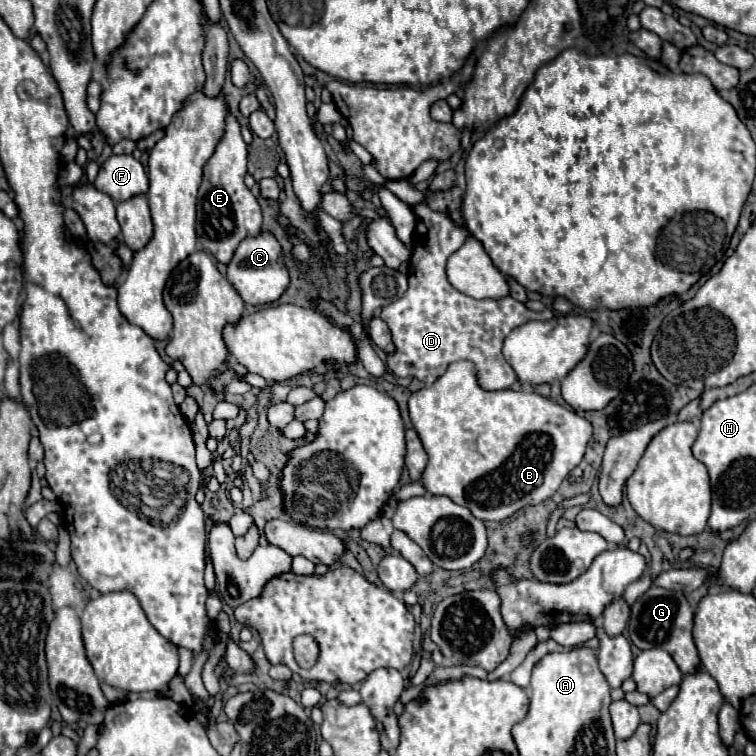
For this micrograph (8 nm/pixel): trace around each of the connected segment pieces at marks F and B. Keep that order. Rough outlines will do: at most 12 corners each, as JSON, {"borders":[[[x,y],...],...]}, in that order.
{"borders":[[[111,155],[93,183],[113,201],[147,193],[133,155]],[[457,361],[409,399],[423,485],[503,521],[549,499],[591,423]]]}

